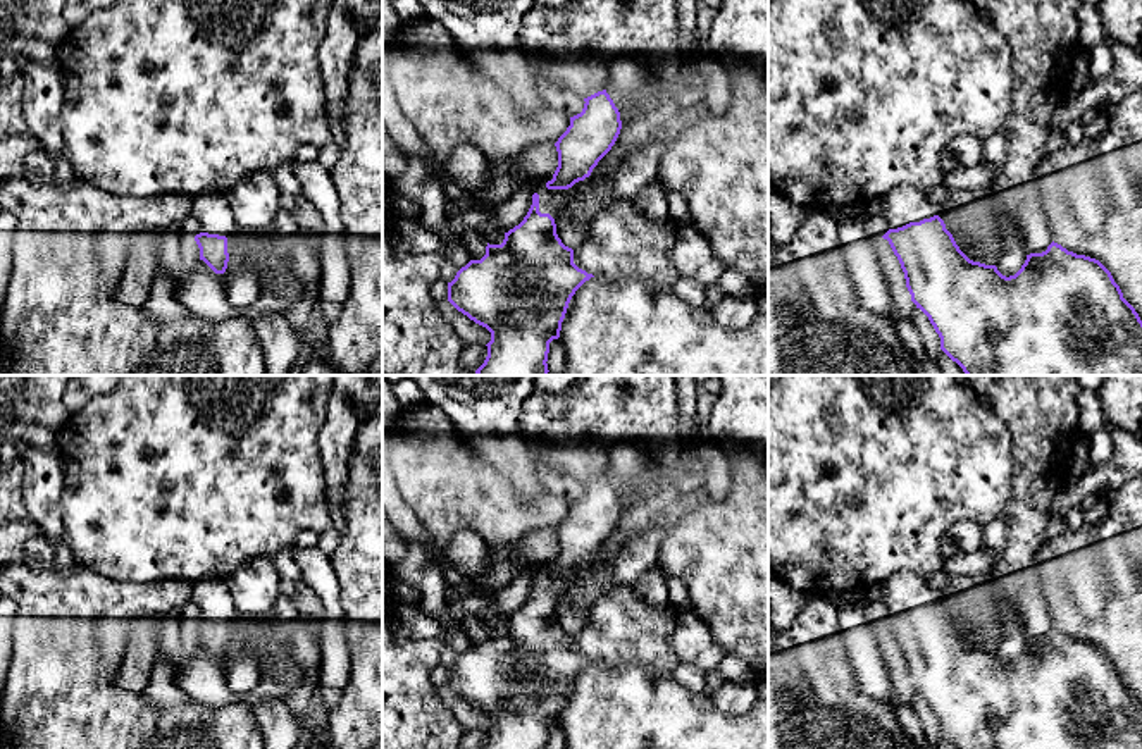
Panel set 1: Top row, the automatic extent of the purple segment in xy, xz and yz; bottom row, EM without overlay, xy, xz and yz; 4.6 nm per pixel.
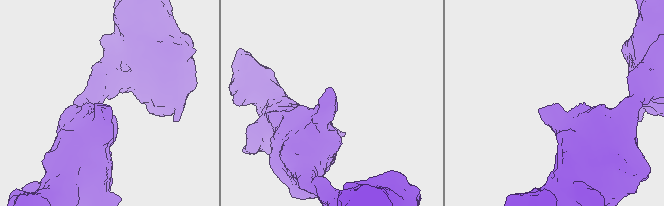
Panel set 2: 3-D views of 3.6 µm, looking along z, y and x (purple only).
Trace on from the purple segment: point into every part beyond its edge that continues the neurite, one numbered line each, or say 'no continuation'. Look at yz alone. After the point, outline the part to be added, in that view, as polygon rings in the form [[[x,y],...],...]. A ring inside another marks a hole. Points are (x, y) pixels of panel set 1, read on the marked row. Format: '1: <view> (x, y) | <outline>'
no continuation

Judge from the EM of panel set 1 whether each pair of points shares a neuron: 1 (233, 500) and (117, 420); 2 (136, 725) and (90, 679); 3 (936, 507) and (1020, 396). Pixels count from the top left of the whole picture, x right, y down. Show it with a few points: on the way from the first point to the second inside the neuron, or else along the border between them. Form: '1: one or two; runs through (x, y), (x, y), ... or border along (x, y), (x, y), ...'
1: one; runs through (204, 484), (166, 445), (155, 445), (147, 436)
2: one; runs through (124, 713), (102, 691)
3: two; border along (974, 393), (1008, 427), (1015, 458)

